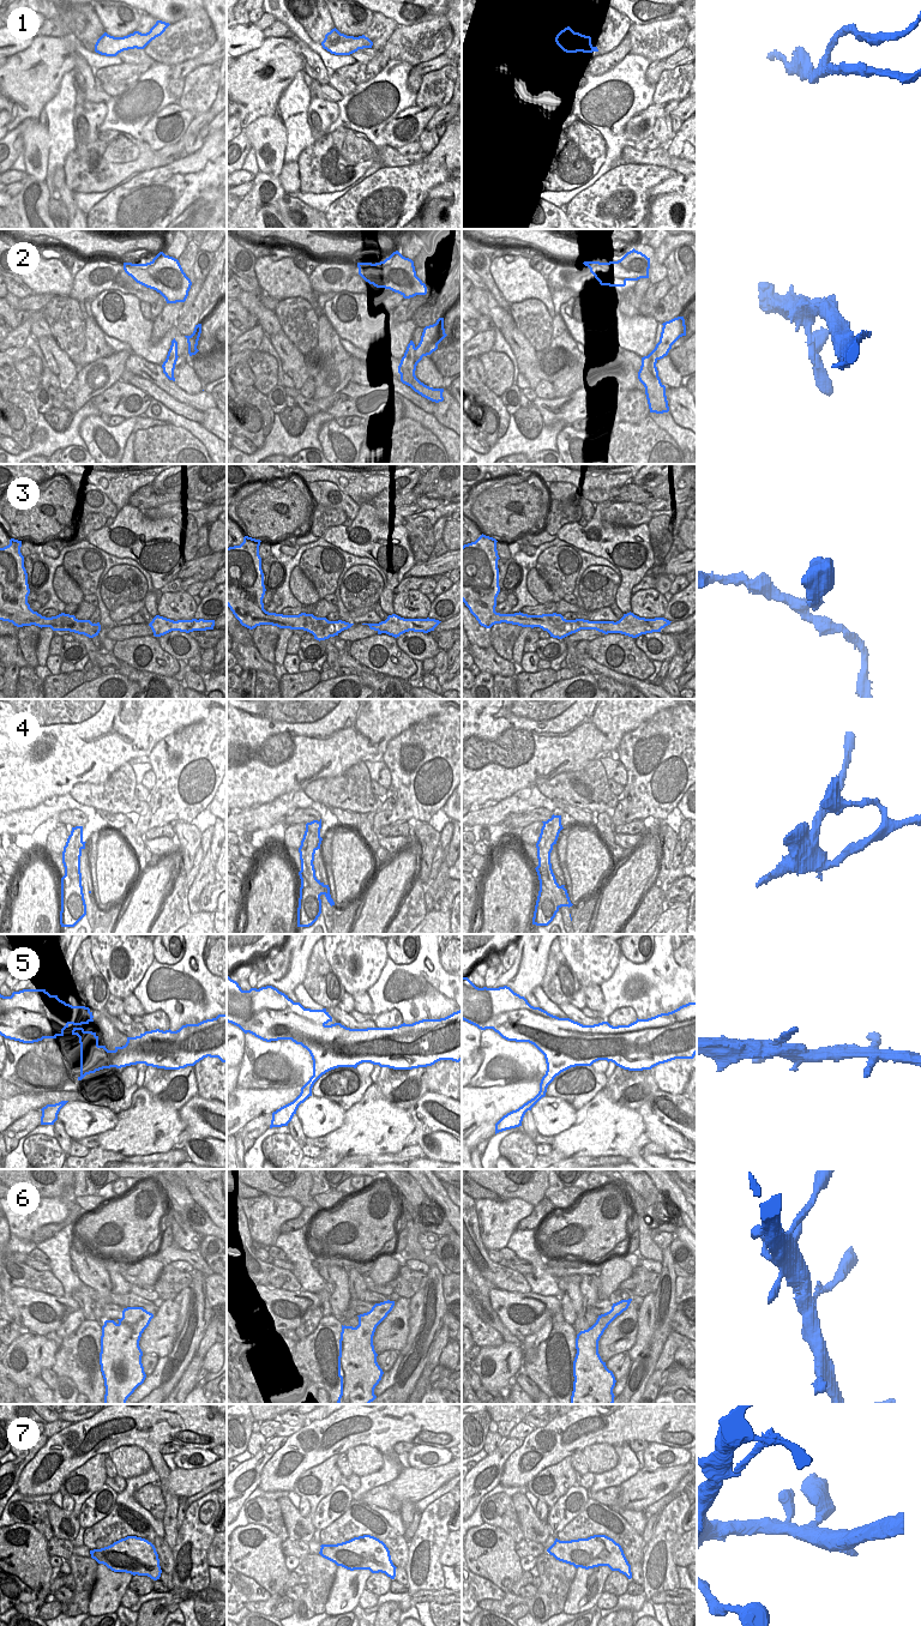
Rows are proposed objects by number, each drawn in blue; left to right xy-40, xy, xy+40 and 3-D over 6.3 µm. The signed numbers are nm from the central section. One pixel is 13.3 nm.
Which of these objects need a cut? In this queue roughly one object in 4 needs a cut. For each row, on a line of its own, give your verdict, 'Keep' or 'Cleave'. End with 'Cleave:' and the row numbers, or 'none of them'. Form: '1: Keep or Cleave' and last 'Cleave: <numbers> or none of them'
1: Cleave
2: Keep
3: Keep
4: Cleave
5: Keep
6: Keep
7: Keep
Cleave: 1, 4.

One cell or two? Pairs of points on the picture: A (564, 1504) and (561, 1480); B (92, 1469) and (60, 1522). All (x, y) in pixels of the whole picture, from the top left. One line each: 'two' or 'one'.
A: two
B: one

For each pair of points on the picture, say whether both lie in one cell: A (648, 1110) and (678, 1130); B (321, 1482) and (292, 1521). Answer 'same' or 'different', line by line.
A: same
B: same

